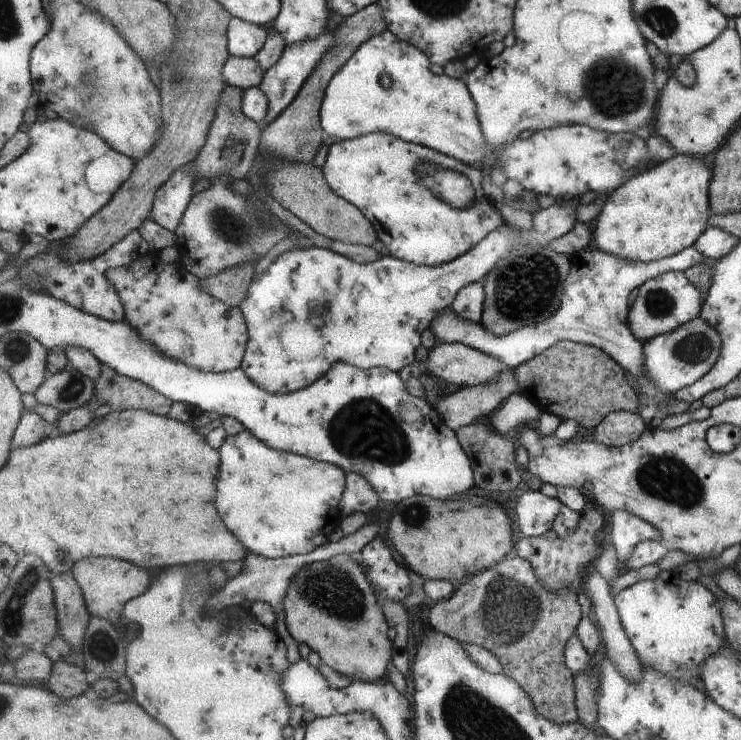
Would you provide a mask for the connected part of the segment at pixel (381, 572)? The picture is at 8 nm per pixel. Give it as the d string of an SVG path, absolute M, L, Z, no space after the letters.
M376 538L370 542L369 546L363 551L363 567L367 572L370 582L374 584L376 592L378 592L380 602L388 602L388 600L395 600L401 602L405 606L405 601L410 594L412 594L412 578L410 578L408 567L400 566L390 550L387 542L383 539Z

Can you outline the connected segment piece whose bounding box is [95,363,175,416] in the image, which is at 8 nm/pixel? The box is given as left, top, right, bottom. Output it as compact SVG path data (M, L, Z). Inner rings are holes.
M102 363L102 378L95 382L97 389L97 398L104 405L109 404L113 411L126 411L131 409L145 409L158 415L169 416L172 412L175 402L164 393L159 392L145 382L134 380L116 372L112 366Z

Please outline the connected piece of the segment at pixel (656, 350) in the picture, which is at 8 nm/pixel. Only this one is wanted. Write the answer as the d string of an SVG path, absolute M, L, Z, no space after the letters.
M694 318L672 332L643 343L644 360L646 360L644 372L660 392L675 394L680 388L691 386L710 372L716 360L720 358L720 350L722 350L720 334L702 318Z

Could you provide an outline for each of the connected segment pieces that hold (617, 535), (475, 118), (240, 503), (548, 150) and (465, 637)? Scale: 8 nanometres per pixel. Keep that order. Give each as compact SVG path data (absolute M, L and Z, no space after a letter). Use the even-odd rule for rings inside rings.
M626 510L612 512L612 543L616 549L616 558L621 566L626 566L636 544L646 540L660 540L656 528L644 522Z
M391 31L370 38L332 80L321 111L324 130L342 141L386 132L438 150L480 171L488 170L494 148L484 136L478 106L466 80L438 76L432 72L432 64L424 52L400 41ZM386 74L394 80L392 88L384 84Z
M244 430L238 436L229 435L222 446L222 484L218 484L218 508L226 516L226 524L246 540L251 554L278 560L290 556L306 555L329 544L330 536L341 525L344 514L340 504L346 495L348 475L336 464L298 455L280 452L260 440L252 430Z
M576 125L576 126L558 126L557 128L546 129L545 131L536 131L535 134L528 138L528 140L516 140L516 142L512 142L512 144L508 144L506 146L506 150L504 152L500 152L500 162L502 162L502 166L506 168L506 176L508 176L509 180L517 180L522 185L522 188L526 188L526 190L536 190L538 195L547 194L548 196L572 196L576 197L578 194L583 195L585 192L598 192L598 196L607 196L610 195L616 188L620 188L624 182L628 182L632 176L636 176L636 174L640 174L640 172L644 172L644 170L650 169L652 165L652 158L648 156L648 148L646 148L645 141L642 138L638 138L633 133L624 134L624 138L620 138L620 134L614 133L610 134L608 132L594 130L585 125Z
M519 555L509 557L497 566L492 566L480 572L480 575L460 583L455 596L435 605L430 614L431 627L446 632L453 638L478 644L494 652L502 660L502 664L506 664L504 674L514 678L522 686L542 717L553 724L574 724L579 720L576 690L572 686L572 674L565 665L564 650L565 645L569 643L568 638L577 634L576 626L581 622L580 618L583 618L576 602L576 592L572 588L566 588L562 592L546 590L536 578L528 561Z

